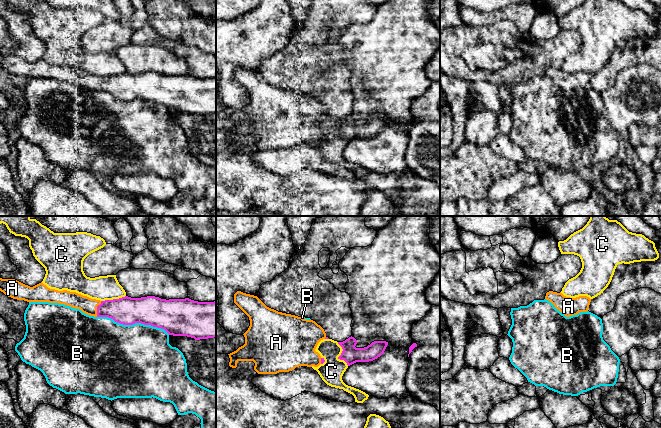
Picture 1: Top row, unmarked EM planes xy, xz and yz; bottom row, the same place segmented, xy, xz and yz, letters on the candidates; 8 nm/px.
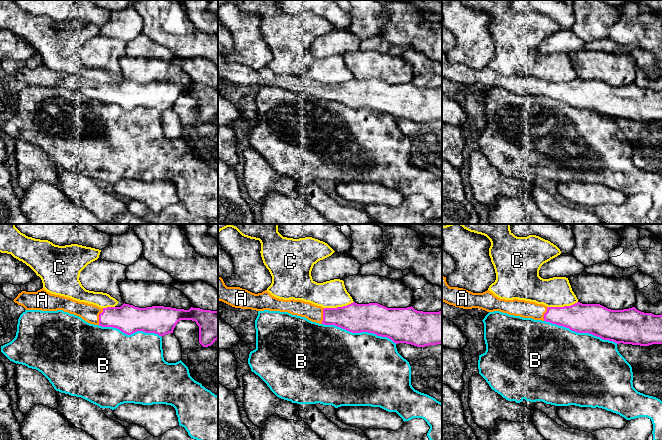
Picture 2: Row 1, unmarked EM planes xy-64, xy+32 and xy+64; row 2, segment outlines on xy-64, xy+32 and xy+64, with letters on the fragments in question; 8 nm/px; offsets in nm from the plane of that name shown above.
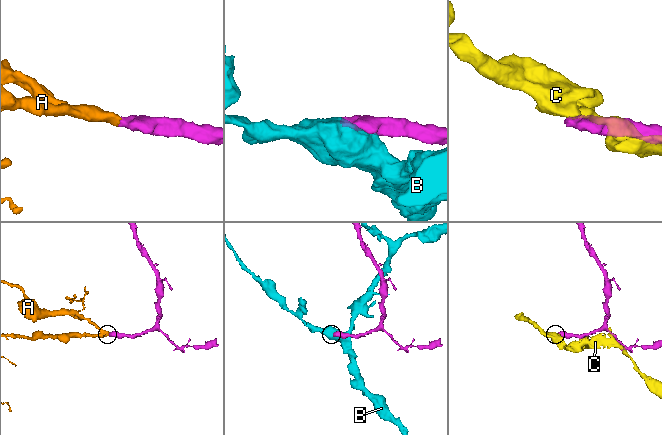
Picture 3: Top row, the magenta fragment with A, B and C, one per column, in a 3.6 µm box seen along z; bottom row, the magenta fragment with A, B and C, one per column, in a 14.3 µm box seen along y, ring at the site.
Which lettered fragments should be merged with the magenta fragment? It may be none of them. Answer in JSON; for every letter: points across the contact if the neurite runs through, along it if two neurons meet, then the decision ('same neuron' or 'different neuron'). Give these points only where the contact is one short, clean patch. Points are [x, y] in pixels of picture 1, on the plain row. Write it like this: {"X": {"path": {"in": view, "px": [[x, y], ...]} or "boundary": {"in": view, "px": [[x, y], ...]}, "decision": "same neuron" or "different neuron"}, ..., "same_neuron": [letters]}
{"A": {"path": {"in": "xy", "px": [[126, 86], [97, 85], [87, 81]]}, "decision": "same neuron"}, "B": {"decision": "different neuron"}, "C": {"decision": "different neuron"}, "same_neuron": ["A"]}

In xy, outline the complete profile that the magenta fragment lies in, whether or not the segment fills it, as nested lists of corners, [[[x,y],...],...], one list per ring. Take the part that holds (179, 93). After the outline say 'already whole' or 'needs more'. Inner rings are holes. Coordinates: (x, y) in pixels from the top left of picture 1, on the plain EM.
[[[2,54],[0,67],[8,73],[29,79],[64,80],[87,91],[108,93],[123,101],[151,101],[173,112],[187,112],[195,116],[216,113],[216,77],[198,78],[189,74],[166,76],[155,72],[125,72],[100,77],[76,68],[50,65],[42,58],[30,63],[15,55]]]; needs more

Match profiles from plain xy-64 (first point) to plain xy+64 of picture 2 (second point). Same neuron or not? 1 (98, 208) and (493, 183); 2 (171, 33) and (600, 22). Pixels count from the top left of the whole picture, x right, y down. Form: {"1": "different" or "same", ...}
{"1": "same", "2": "different"}

